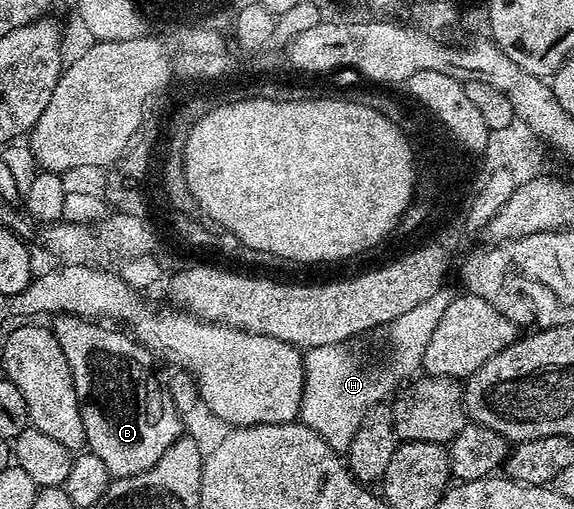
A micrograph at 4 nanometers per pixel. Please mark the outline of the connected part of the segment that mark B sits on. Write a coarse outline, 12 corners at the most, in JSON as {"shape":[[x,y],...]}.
{"shape":[[57,316],[87,448],[113,478],[154,467],[182,414],[153,354]]}

